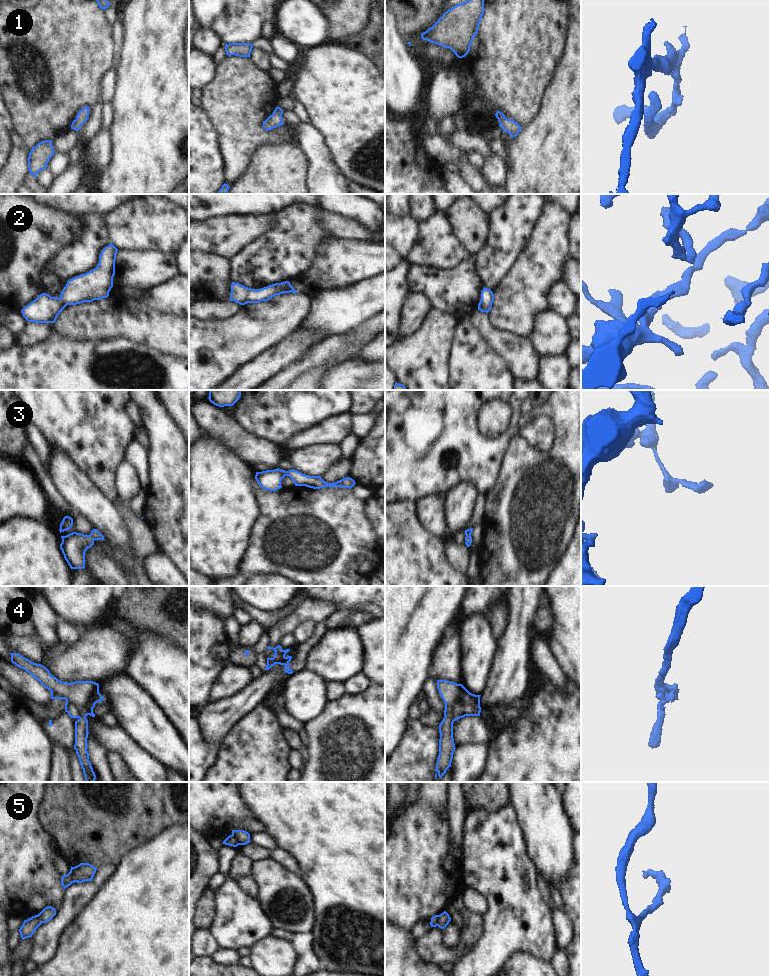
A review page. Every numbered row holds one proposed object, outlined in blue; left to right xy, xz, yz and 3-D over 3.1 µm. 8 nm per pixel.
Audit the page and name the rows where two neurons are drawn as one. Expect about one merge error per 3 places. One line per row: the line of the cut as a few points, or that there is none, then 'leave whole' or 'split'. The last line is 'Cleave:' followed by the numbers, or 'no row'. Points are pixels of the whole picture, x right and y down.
1: cut none; leave whole
2: cut none; leave whole
3: cut none; leave whole
4: cut none; leave whole
5: cut xz (231, 835), (238, 844); split
Cleave: 5

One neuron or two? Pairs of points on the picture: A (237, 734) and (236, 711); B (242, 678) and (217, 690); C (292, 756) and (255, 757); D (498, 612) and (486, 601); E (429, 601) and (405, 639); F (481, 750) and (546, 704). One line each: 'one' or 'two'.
A: two
B: one
C: two
D: two
E: one
F: two

